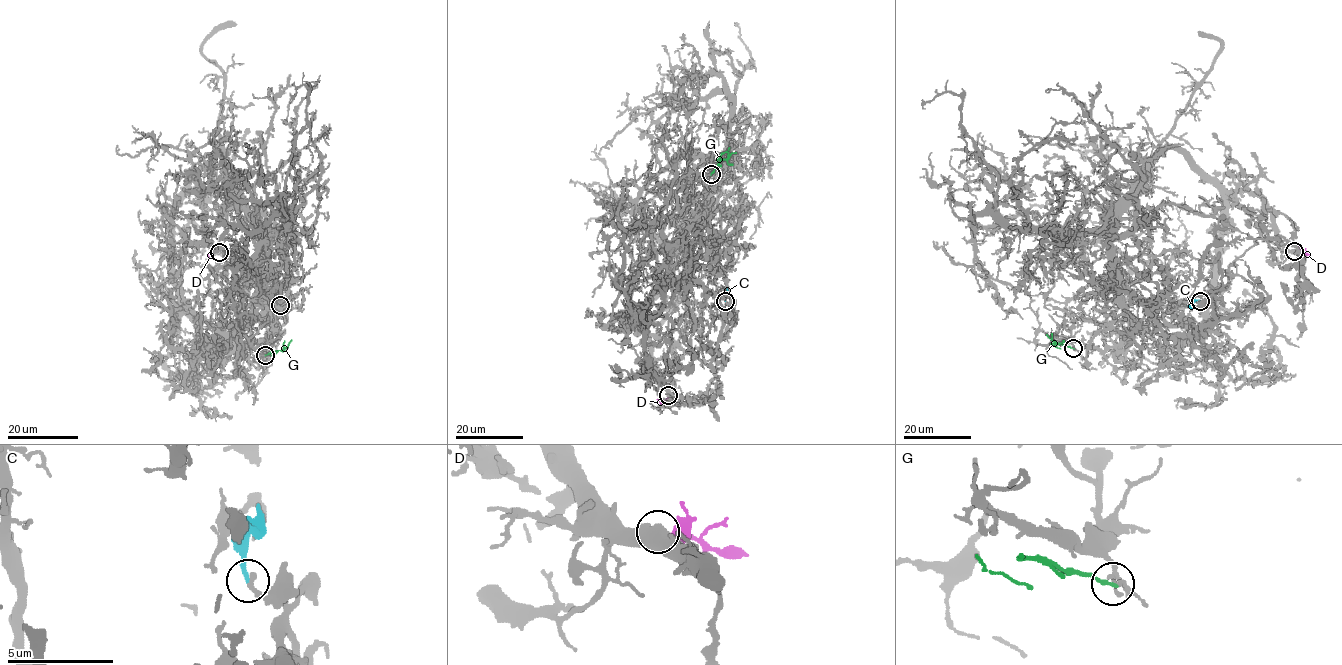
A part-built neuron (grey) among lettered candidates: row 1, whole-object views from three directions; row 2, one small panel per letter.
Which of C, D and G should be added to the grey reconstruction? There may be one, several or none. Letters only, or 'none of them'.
C

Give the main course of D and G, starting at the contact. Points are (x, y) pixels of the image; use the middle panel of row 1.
D: (668, 395), (657, 410)
G: (711, 174), (728, 153), (723, 152), (717, 161)

